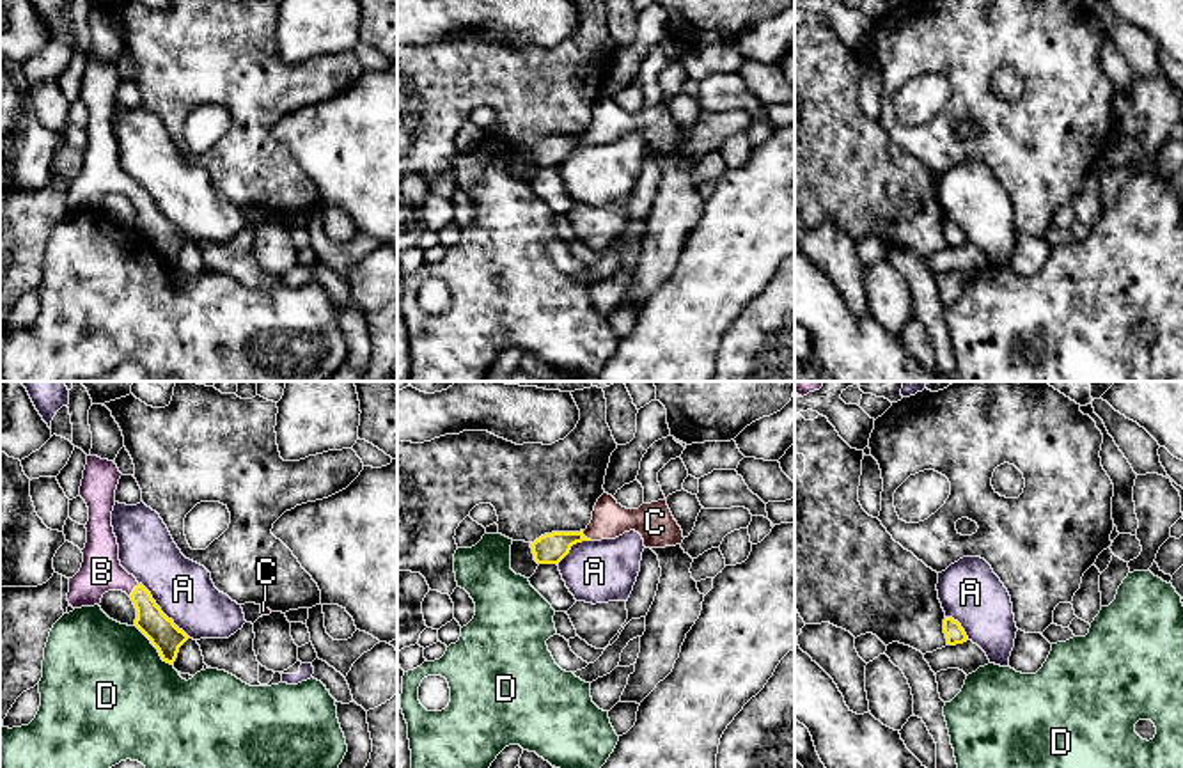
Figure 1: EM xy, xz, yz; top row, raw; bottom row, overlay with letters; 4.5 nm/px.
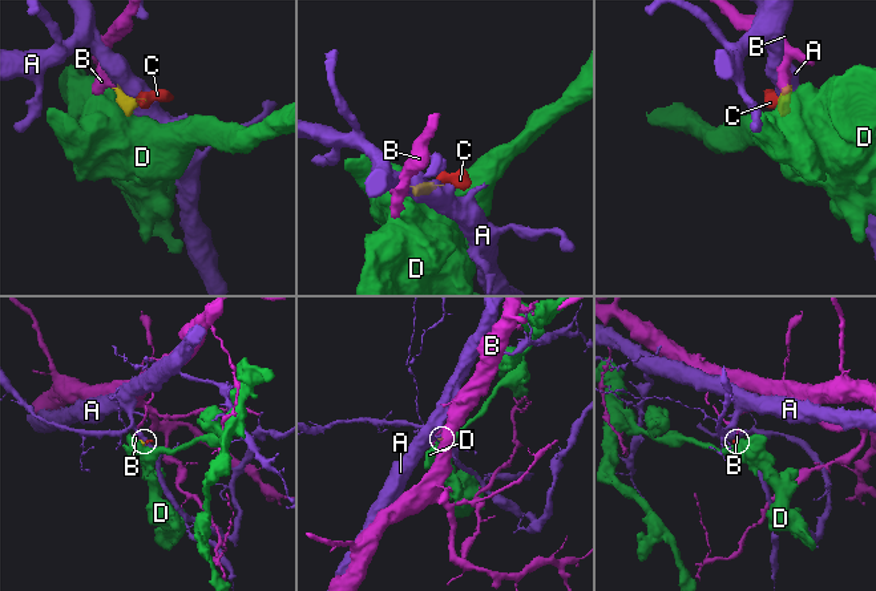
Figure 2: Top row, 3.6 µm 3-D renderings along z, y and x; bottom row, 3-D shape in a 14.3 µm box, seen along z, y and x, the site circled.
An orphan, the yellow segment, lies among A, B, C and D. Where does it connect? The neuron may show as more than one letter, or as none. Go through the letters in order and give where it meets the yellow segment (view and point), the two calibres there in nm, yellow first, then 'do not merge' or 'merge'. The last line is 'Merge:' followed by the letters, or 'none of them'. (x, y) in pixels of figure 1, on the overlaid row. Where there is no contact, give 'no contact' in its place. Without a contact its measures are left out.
A: contact xy (160, 611); calibres 140 and 280 nm; do not merge
B: contact xy (135, 589); calibres 140 and 190 nm; merge
C: contact xz (584, 536); calibres 140 and 160 nm; merge
D: contact xy (155, 646); calibres 140 and 500 nm; do not merge
Merge: B, C

